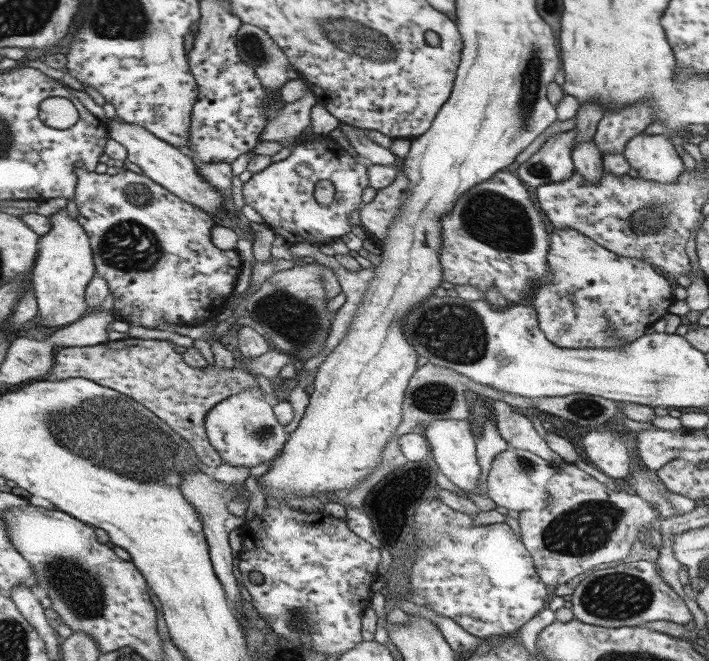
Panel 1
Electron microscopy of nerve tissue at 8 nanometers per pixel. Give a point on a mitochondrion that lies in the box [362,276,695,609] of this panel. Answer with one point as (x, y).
(452, 331)

